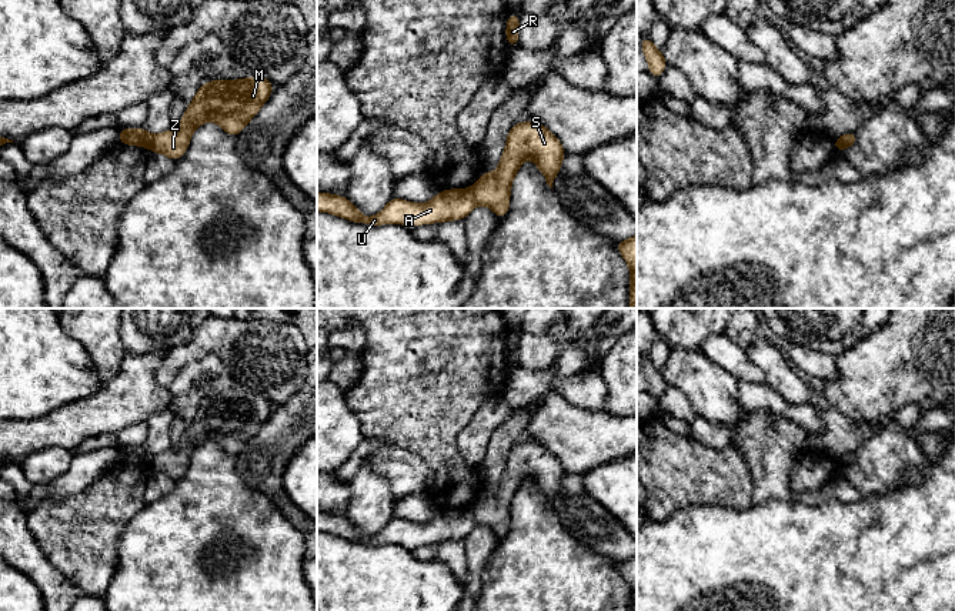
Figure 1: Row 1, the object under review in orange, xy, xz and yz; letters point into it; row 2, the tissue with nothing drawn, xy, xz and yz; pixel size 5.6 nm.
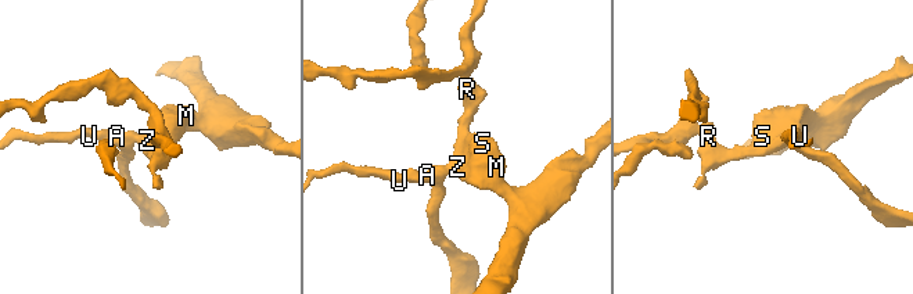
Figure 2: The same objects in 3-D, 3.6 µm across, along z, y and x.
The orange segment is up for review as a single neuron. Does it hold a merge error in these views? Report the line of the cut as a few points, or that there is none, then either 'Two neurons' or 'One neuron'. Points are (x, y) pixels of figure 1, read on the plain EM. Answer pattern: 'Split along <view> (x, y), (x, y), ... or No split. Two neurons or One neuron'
Split along xz (470, 508), (477, 523). Two neurons

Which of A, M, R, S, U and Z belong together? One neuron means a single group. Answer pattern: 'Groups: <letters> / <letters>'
Groups: A U / M R S Z

